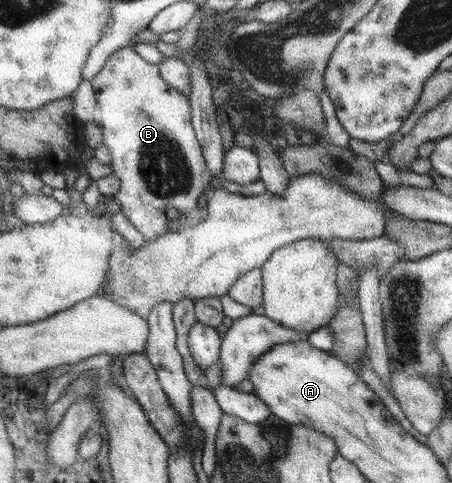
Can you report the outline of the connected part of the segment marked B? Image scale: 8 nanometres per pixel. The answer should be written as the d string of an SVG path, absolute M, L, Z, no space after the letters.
M130 44L113 52L105 60L99 73L90 80L90 84L101 113L99 123L96 123L102 131L101 144L109 150L112 174L120 181L114 199L121 205L121 213L127 221L148 243L168 231L164 207L171 206L183 213L195 207L197 201L204 199L205 194L201 191L208 186L212 178L205 165L200 145L195 139L189 100L182 93L169 87L166 81L161 79L157 66L145 62Z

